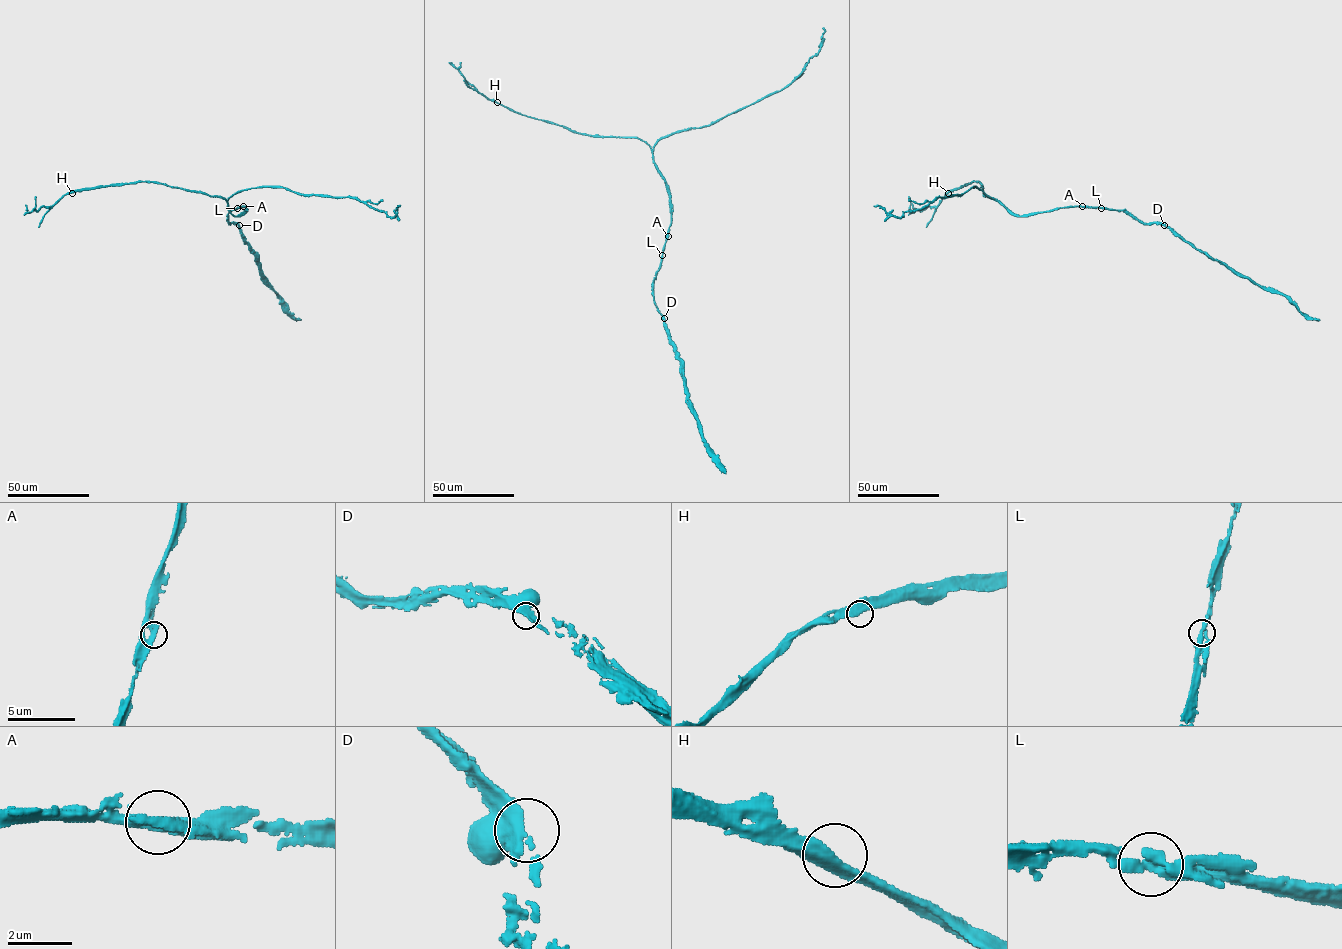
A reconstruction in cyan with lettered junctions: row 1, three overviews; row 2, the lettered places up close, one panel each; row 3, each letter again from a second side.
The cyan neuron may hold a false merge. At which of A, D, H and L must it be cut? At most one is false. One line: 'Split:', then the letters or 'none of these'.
Split: none of these

